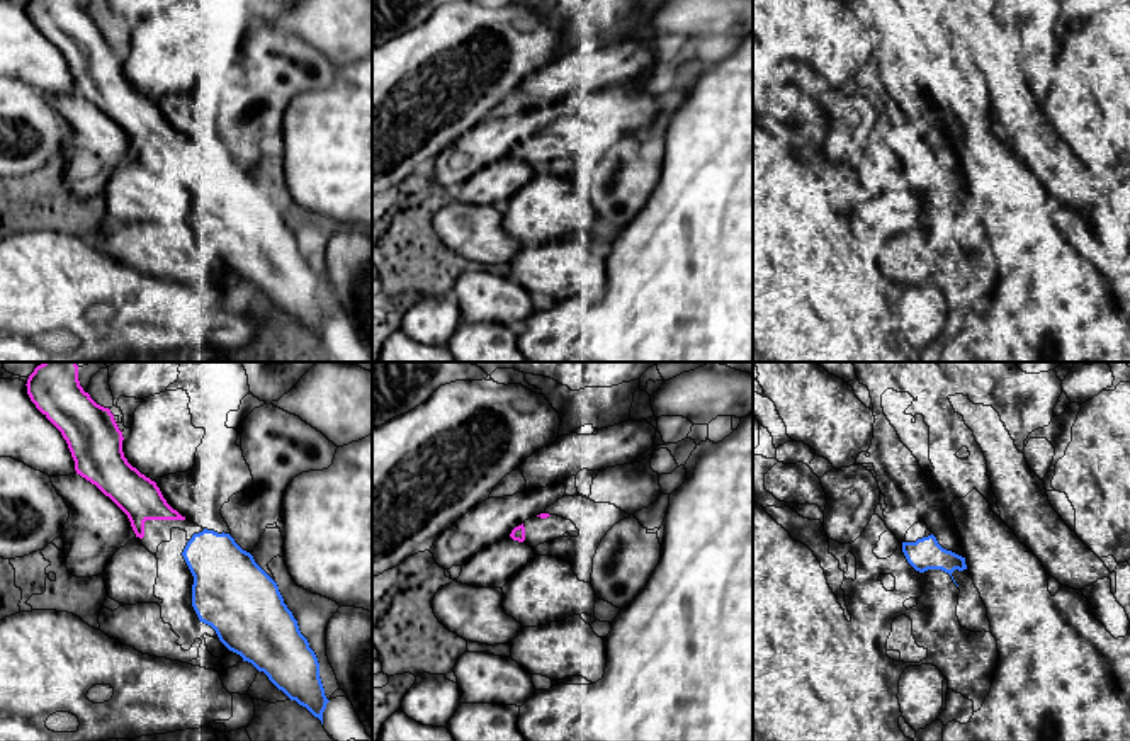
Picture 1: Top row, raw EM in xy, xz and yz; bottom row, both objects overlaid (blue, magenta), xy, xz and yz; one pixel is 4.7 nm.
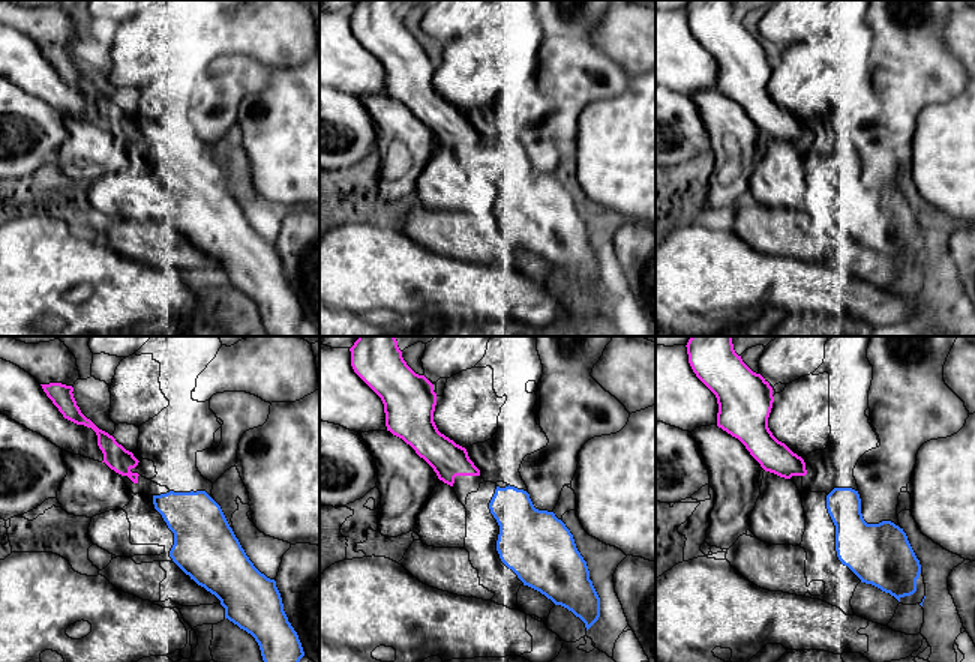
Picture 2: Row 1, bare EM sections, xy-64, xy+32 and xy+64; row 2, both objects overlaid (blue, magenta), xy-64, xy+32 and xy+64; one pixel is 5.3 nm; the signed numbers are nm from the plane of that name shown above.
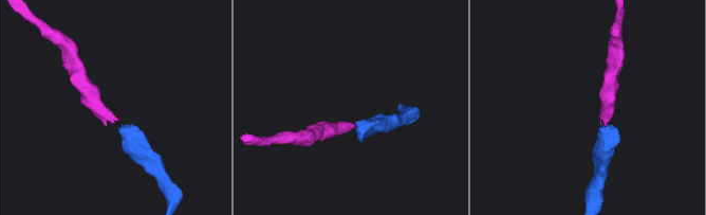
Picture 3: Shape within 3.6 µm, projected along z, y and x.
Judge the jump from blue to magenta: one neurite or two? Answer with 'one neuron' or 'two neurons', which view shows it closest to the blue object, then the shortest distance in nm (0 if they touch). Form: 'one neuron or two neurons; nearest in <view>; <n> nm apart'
one neuron; nearest in xy; 90 nm apart

